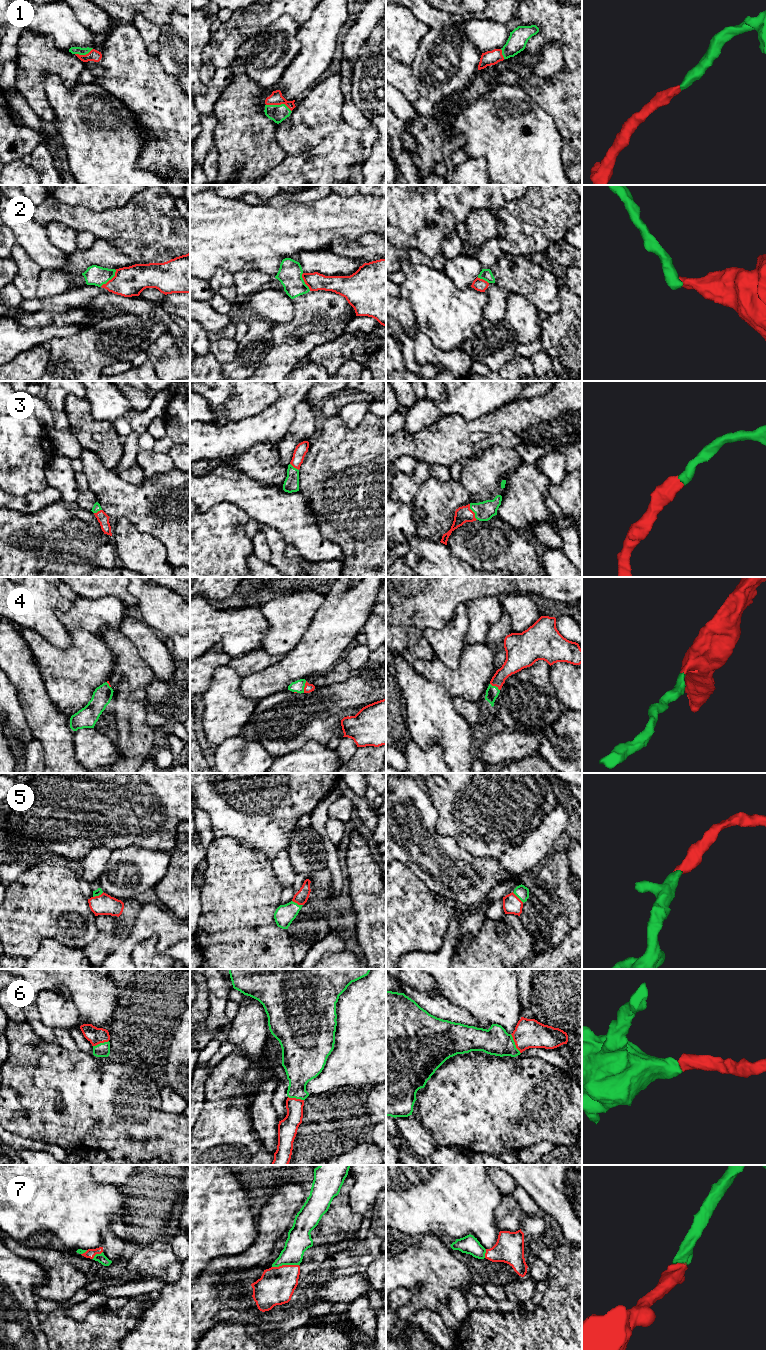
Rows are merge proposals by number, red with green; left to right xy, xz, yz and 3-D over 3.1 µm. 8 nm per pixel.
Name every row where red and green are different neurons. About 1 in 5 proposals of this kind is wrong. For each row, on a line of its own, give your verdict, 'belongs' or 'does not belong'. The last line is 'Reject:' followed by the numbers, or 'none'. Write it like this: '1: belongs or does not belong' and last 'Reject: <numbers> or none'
1: belongs
2: does not belong
3: belongs
4: belongs
5: belongs
6: belongs
7: belongs
Reject: 2

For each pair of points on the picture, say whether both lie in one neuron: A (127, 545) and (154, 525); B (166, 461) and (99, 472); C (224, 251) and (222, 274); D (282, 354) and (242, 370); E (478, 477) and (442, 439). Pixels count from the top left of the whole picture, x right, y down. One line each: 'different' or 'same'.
A: different
B: different
C: different
D: different
E: different

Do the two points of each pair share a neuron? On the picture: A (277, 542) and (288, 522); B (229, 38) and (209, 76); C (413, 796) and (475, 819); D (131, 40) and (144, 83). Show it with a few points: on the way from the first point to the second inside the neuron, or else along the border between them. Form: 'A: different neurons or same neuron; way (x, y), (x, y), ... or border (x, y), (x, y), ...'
A: different neurons; border (260, 523), (275, 529), (286, 543)
B: different neurons; border (204, 64), (229, 68)
C: different neurons; border (425, 788), (436, 809), (436, 827)
D: same neuron; way (131, 51), (131, 70), (133, 72)

